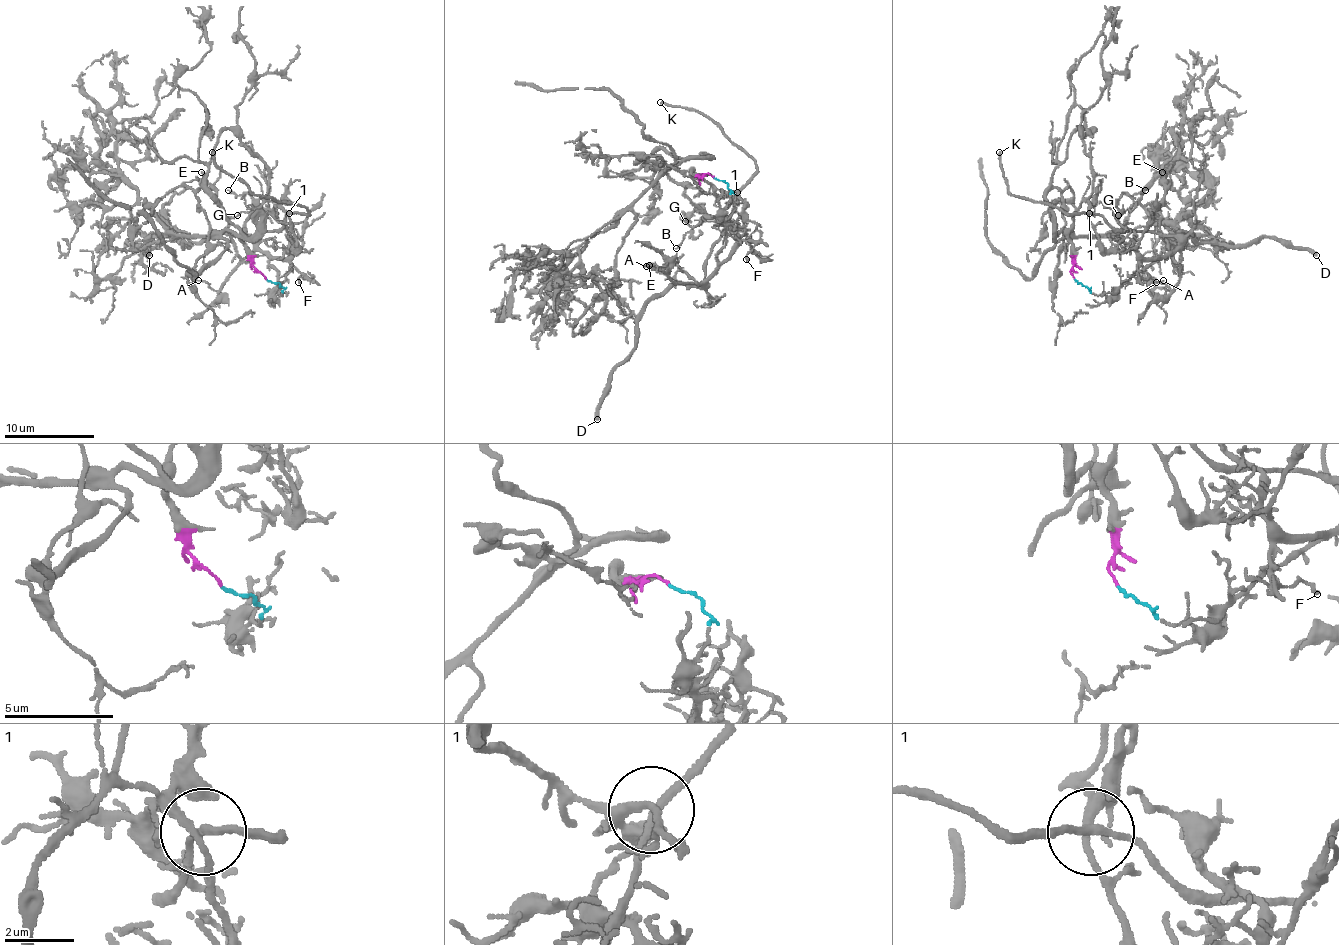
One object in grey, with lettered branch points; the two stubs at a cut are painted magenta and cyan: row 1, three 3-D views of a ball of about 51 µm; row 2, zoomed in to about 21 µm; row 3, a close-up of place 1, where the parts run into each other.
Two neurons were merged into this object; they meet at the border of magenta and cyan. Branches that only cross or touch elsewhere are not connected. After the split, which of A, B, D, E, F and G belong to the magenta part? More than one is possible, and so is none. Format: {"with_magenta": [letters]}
{"with_magenta": []}

